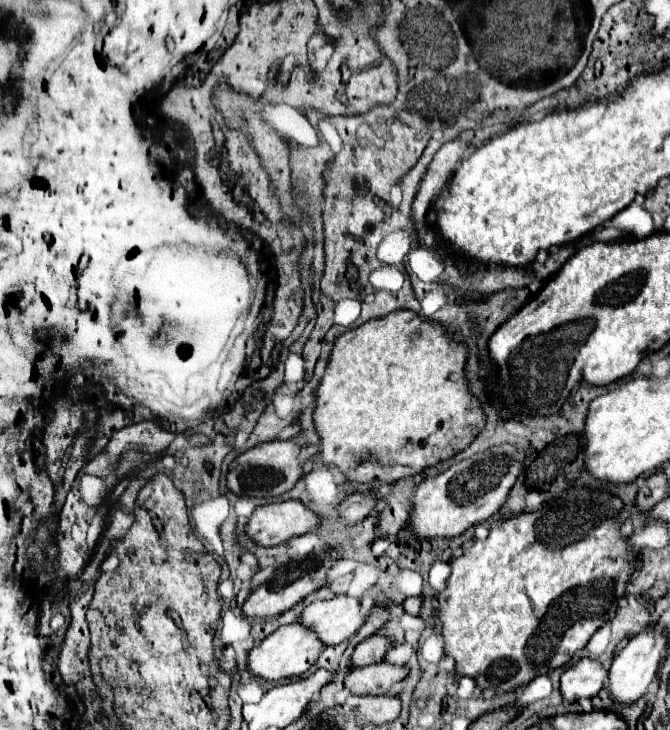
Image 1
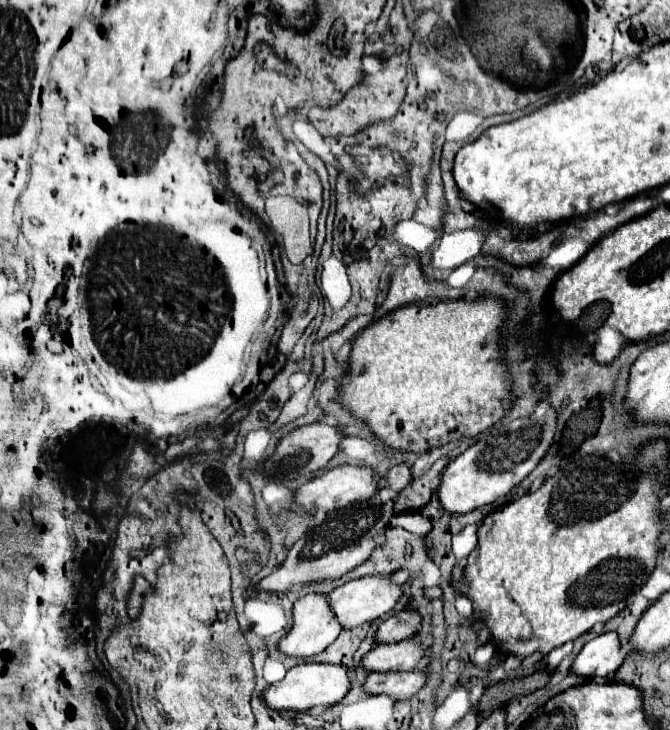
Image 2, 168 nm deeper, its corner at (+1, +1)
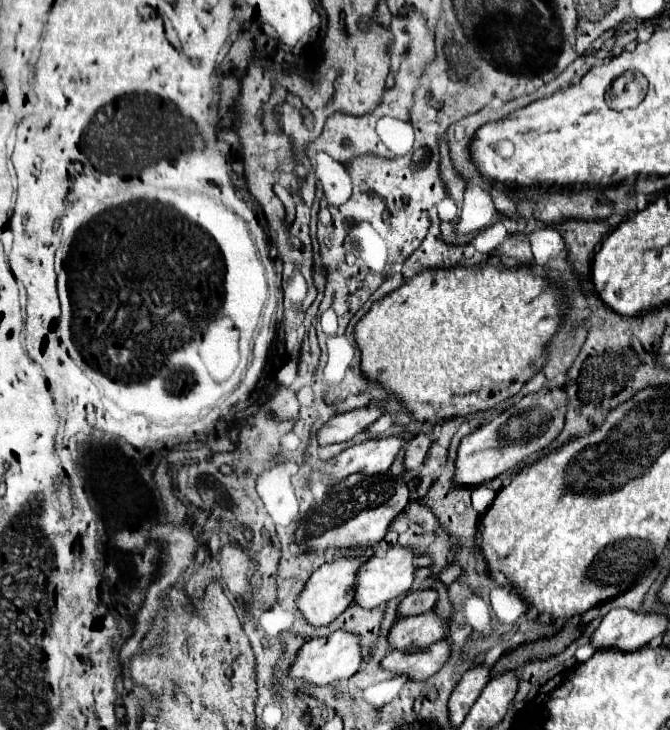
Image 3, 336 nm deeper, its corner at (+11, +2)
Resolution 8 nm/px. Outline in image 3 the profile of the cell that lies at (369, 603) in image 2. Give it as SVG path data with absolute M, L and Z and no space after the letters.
M397 546L387 548L381 554L371 556L359 570L353 602L361 604L365 608L373 608L373 606L381 606L383 602L389 602L389 600L397 598L399 594L409 592L409 588L413 584L413 578L415 578L415 570L417 570L415 558L417 558L417 554L415 554L413 548L397 548Z

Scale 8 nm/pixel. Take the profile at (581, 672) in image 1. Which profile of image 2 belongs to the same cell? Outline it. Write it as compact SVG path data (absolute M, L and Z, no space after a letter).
M603 633L583 645L571 665L571 673L589 681L607 679L613 677L623 659L625 655L621 655L617 633Z

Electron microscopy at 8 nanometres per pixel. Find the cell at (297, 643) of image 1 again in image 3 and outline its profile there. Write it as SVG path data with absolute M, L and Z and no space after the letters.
M347 556L347 558L337 558L331 562L325 562L323 566L319 566L313 572L309 582L305 584L305 590L297 598L299 610L305 614L305 618L313 626L329 624L333 618L337 618L353 602L353 590L357 584L357 570L361 568L361 564L363 564L363 558Z

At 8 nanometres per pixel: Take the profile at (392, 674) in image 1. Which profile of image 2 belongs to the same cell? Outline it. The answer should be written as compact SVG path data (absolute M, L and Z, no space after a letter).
M407 639L389 645L375 645L365 657L363 667L369 673L389 673L389 671L411 671L423 659L425 649L421 643Z

